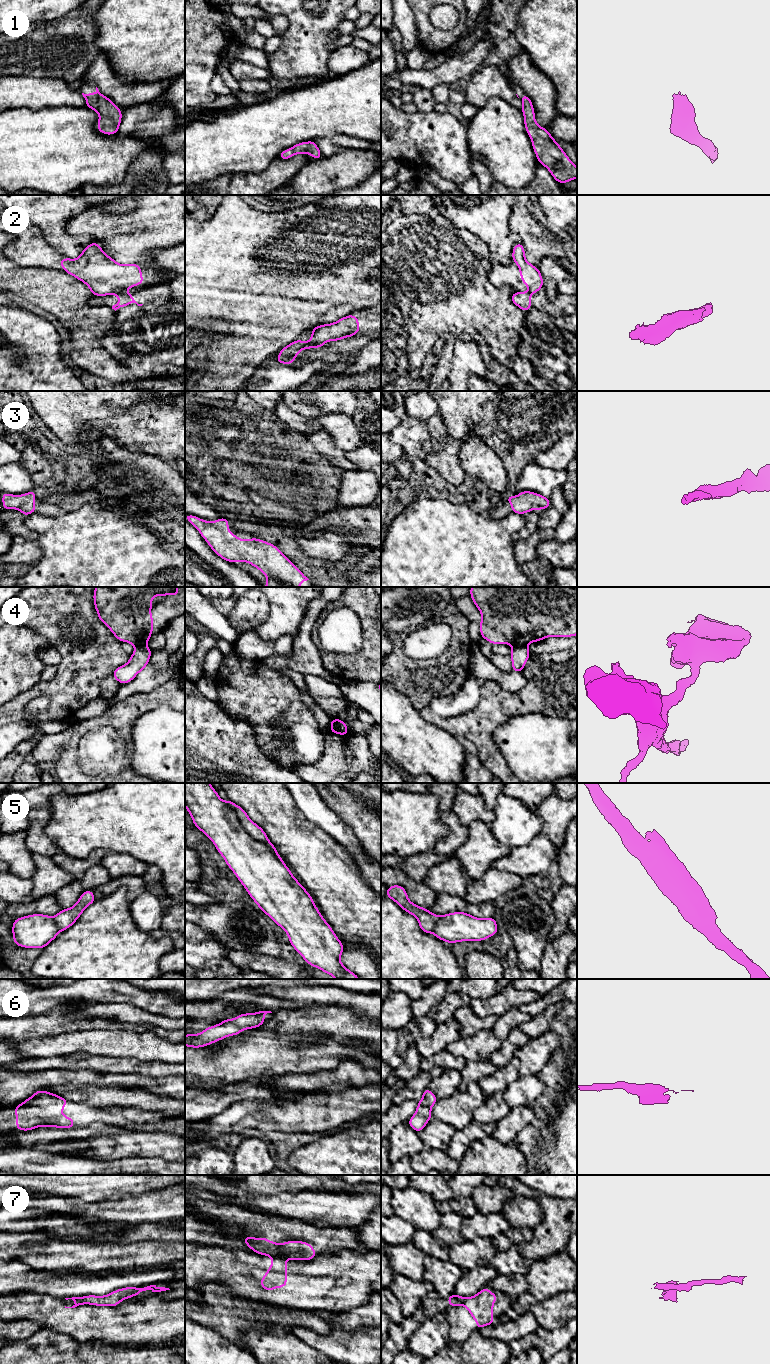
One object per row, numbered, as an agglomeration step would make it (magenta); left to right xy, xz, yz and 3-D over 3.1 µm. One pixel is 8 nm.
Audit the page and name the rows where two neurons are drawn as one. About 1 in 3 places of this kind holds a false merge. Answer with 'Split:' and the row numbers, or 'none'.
Split: 2, 4, 5, 7

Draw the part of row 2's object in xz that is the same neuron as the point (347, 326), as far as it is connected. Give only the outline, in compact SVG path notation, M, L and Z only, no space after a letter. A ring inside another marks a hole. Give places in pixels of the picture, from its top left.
M350 314L334 323L319 325L311 330L309 343L322 346L328 341L339 341L357 335L360 331L359 319Z

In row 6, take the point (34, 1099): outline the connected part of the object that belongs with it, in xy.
M37 1090L14 1108L16 1129L29 1131L41 1126L73 1128L75 1121L62 1114L69 1100L49 1091Z

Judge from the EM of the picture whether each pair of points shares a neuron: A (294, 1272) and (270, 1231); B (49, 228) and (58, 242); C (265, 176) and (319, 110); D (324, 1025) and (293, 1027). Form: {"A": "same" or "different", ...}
{"A": "different", "B": "same", "C": "different", "D": "same"}

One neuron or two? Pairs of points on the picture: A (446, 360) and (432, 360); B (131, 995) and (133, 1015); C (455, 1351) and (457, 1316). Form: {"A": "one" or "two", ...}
{"A": "one", "B": "two", "C": "two"}

